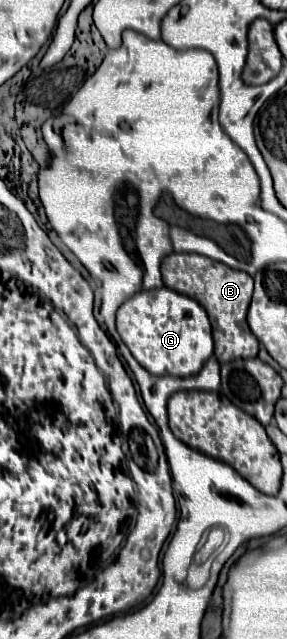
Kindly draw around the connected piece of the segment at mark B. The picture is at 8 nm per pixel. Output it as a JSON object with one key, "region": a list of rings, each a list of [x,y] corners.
{"region":[[[171,253],[161,263],[163,283],[165,287],[183,293],[207,311],[211,325],[213,325],[213,339],[215,339],[215,357],[219,363],[235,361],[235,359],[249,359],[257,357],[259,341],[251,333],[247,325],[247,309],[253,295],[253,279],[245,271],[231,269],[225,263],[213,261],[205,255],[197,253]]]}

